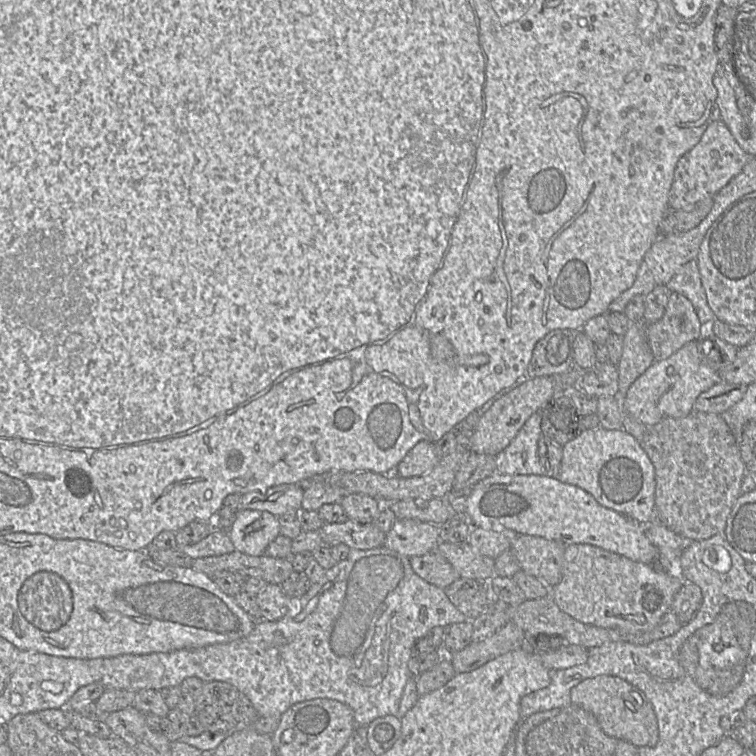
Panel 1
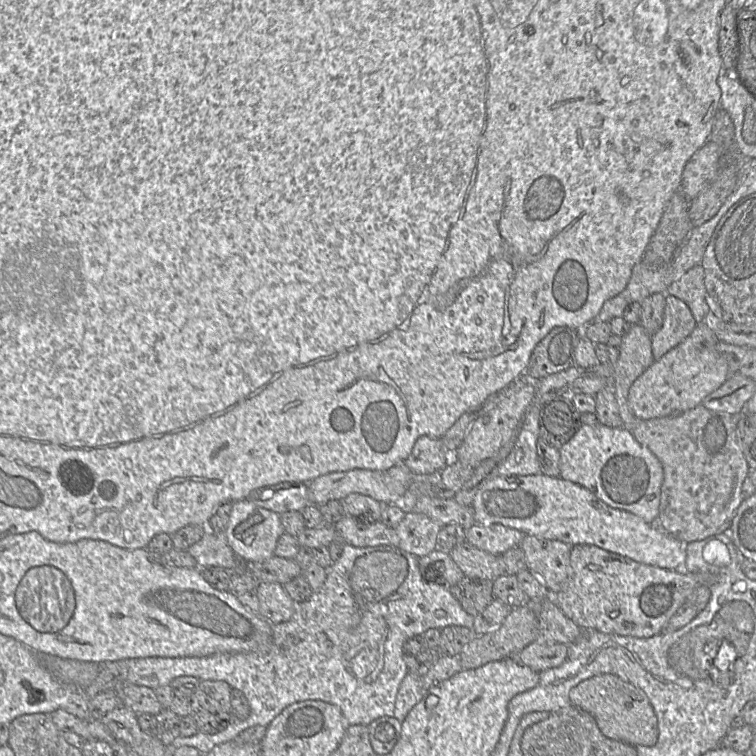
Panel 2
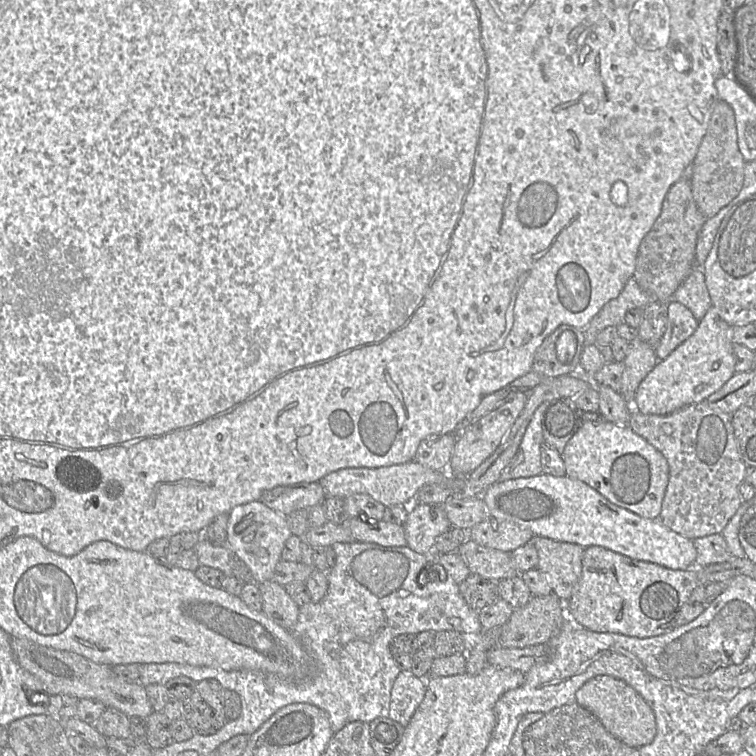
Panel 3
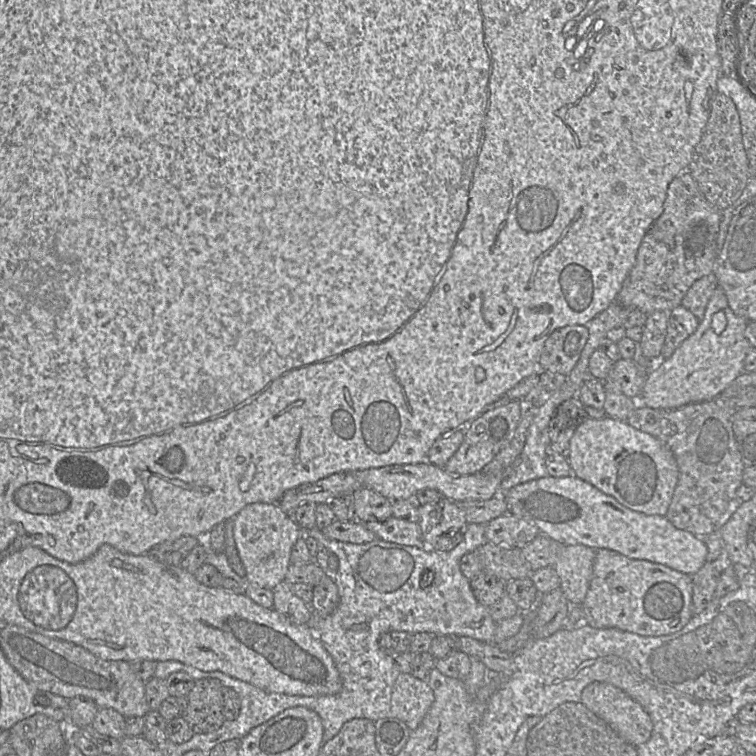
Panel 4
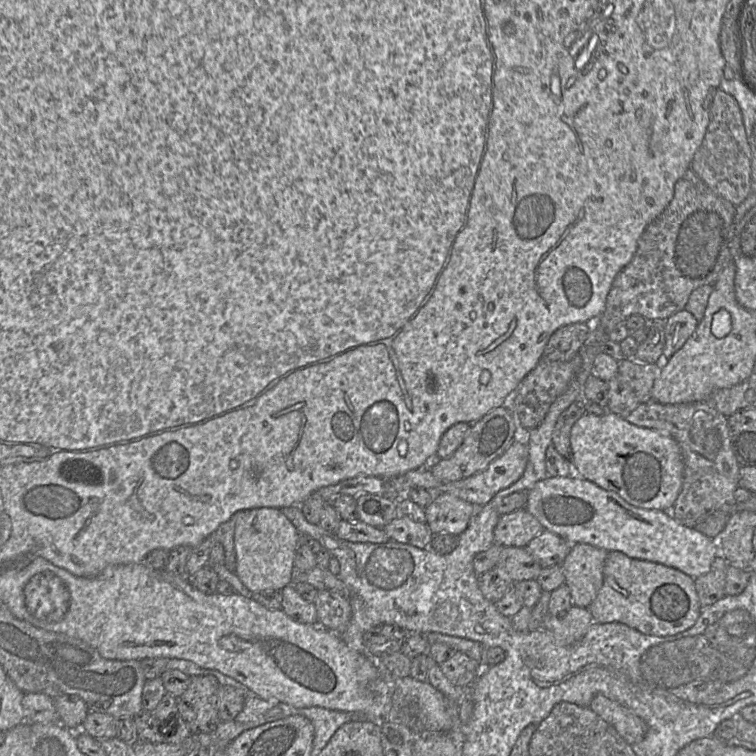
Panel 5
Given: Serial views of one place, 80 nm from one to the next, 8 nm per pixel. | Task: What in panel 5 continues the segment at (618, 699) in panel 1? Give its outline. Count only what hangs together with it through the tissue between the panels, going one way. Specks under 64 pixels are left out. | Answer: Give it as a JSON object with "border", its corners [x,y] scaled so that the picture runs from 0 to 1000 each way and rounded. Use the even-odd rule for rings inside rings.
{"border":[[[790,918],[779,937],[808,959],[831,984],[843,984],[853,976],[857,967],[854,955],[817,929]]]}

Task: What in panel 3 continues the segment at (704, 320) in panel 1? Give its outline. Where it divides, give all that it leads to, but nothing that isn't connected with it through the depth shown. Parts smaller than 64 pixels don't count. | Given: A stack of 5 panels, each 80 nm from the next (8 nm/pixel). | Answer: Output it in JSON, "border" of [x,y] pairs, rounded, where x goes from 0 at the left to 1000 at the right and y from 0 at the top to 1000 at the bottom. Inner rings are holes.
{"border":[[[918,354],[892,386],[889,397],[907,405],[923,426],[930,422],[943,402],[929,354]]]}

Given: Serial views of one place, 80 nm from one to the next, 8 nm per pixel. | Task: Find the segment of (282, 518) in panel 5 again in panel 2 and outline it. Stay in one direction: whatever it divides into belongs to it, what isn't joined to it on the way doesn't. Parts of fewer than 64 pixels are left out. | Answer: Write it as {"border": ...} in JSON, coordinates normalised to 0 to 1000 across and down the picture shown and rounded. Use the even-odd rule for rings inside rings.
{"border":[[[321,660],[308,665],[296,709],[316,739],[324,745],[339,745],[362,735],[366,716],[376,705],[370,683],[365,677]]]}

